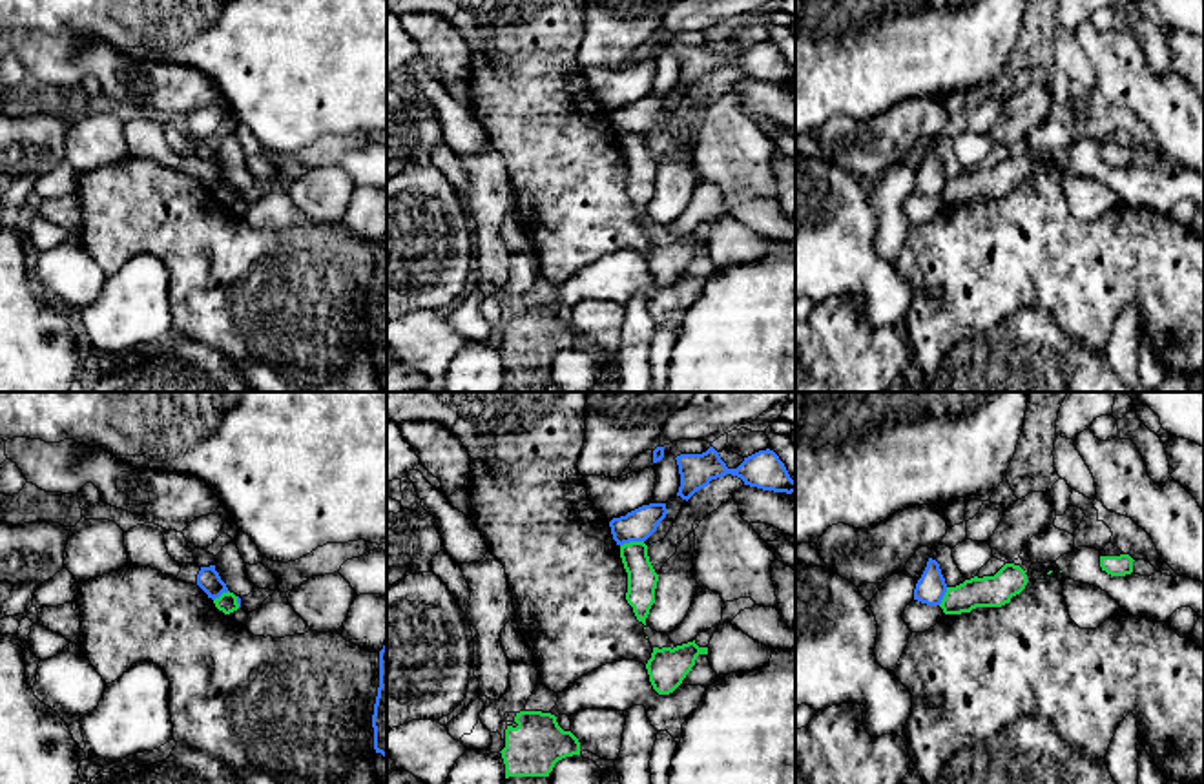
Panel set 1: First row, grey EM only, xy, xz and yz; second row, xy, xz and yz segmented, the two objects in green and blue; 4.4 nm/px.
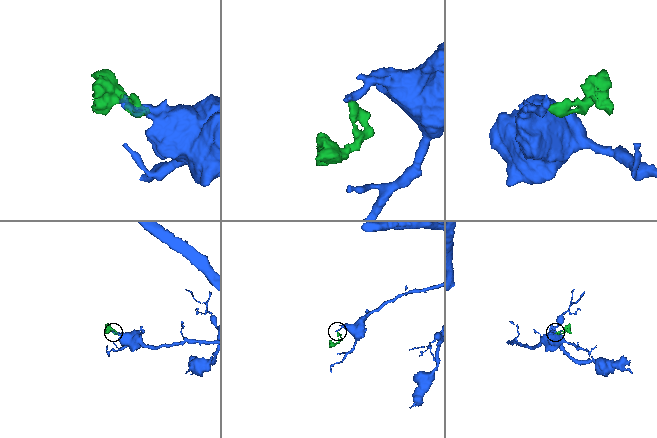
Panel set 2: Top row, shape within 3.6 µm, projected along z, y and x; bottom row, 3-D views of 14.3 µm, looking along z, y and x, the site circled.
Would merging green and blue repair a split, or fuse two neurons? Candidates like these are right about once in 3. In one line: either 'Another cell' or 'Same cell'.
Another cell

